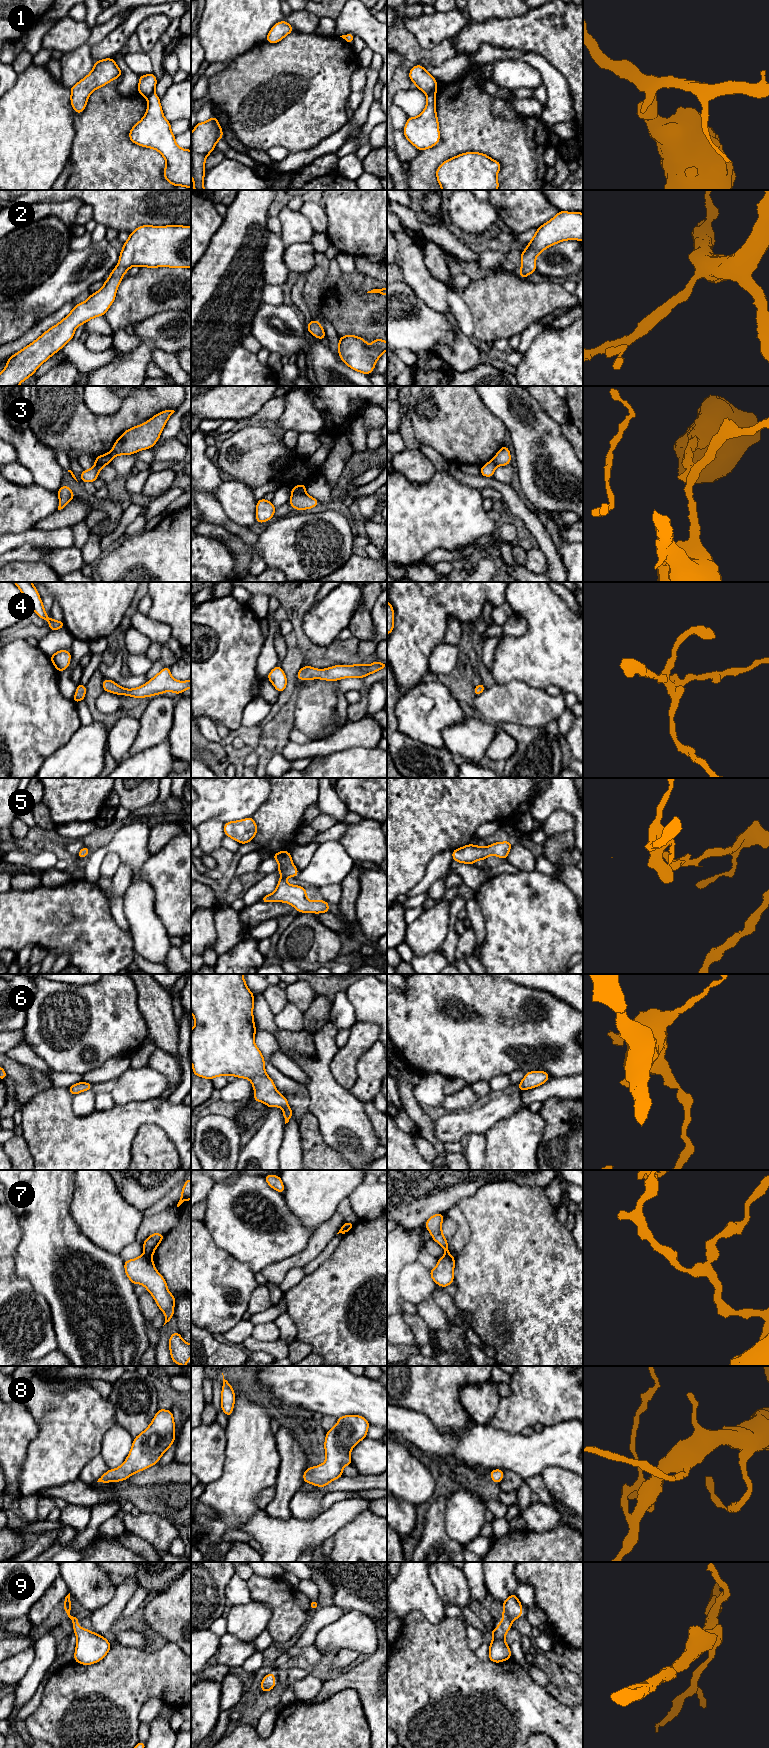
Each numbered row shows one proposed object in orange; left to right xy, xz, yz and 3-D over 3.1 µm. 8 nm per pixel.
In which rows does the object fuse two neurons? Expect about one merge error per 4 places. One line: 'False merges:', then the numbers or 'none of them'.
False merges: 1, 3, 7

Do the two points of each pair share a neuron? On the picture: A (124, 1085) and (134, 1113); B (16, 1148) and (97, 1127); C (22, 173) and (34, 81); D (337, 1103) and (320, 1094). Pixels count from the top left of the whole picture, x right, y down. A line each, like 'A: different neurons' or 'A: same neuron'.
A: different neurons
B: different neurons
C: same neuron
D: same neuron

